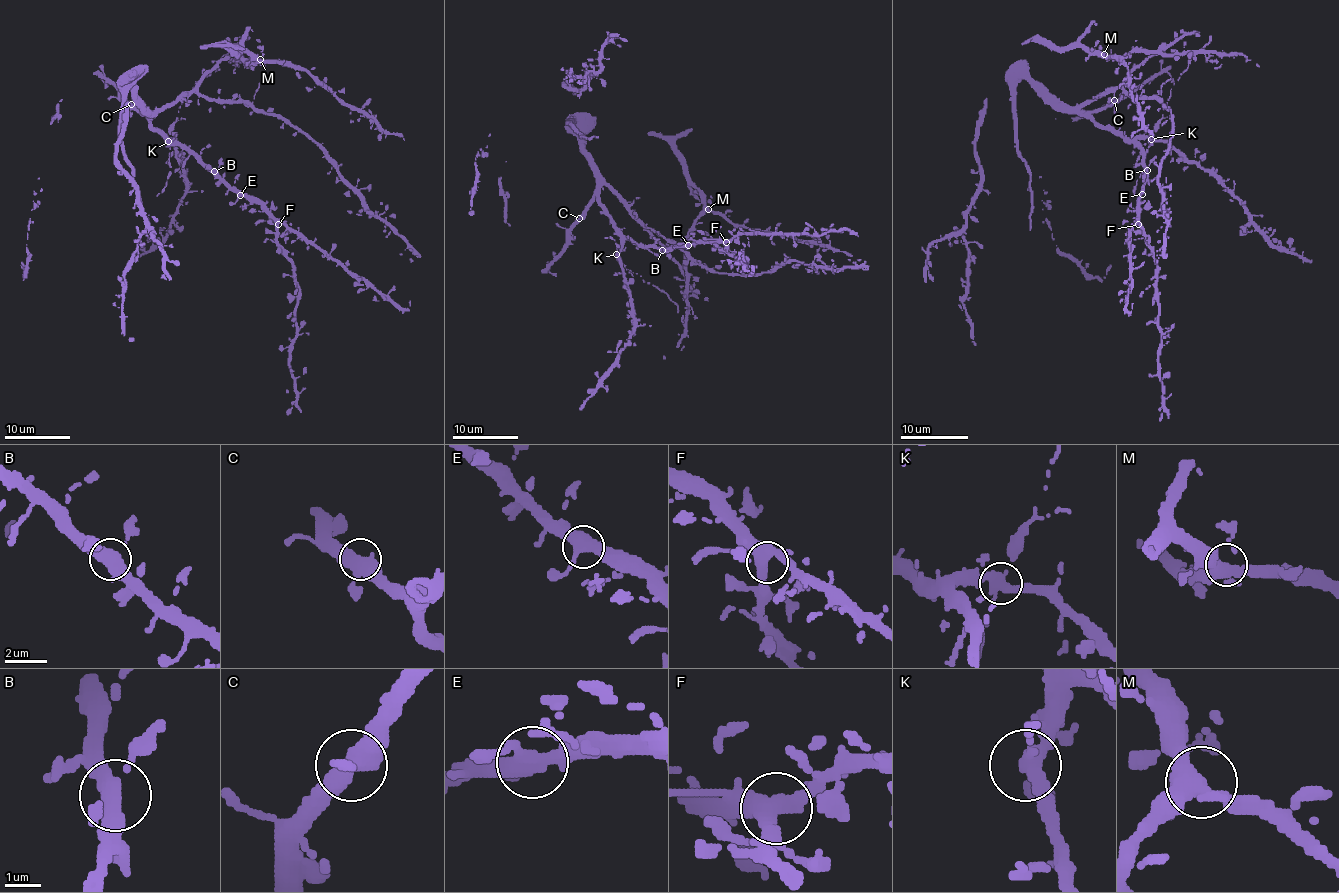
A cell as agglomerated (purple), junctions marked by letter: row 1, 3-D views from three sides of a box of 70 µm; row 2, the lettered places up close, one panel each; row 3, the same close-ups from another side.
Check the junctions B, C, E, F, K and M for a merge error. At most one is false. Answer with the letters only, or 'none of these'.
none of these

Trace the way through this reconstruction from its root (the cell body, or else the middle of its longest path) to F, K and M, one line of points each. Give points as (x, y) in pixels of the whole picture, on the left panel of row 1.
F: (151, 120), (151, 125), (173, 143), (194, 153), (221, 178), (247, 193), (278, 224)
K: (151, 120), (151, 125), (166, 140), (173, 140), (168, 142)
M: (151, 120), (161, 109), (186, 96), (222, 59), (234, 54), (244, 61), (260, 59)

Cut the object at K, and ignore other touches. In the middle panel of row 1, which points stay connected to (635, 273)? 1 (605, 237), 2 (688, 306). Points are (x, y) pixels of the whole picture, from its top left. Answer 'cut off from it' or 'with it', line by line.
1: with it
2: cut off from it

